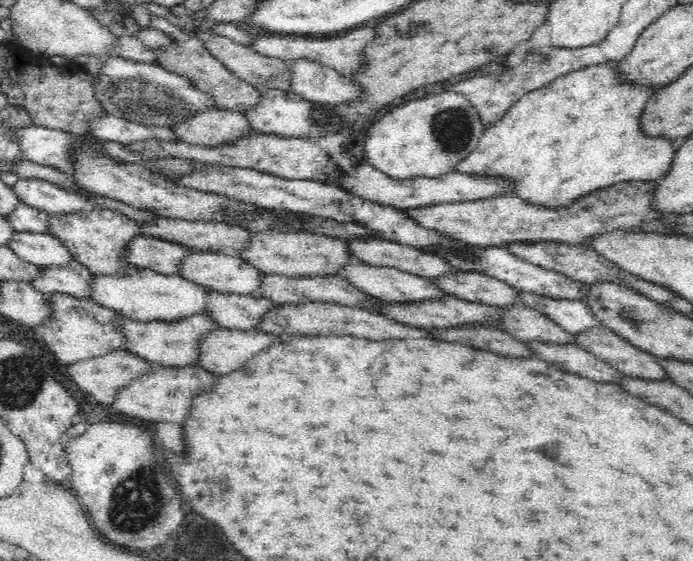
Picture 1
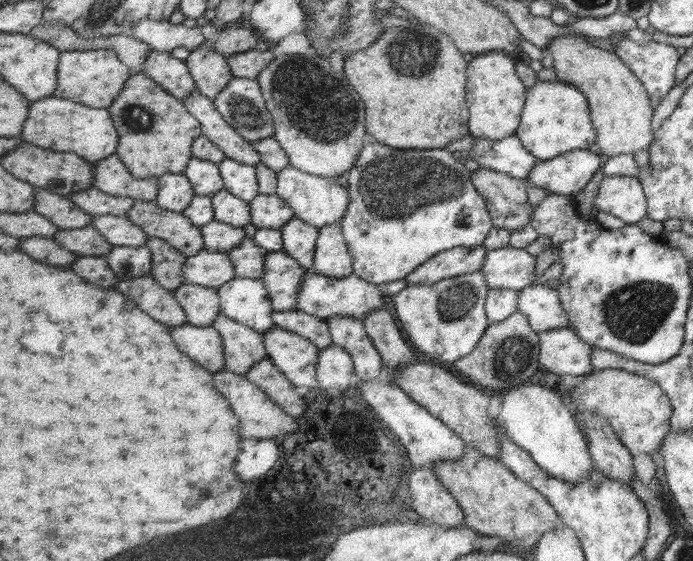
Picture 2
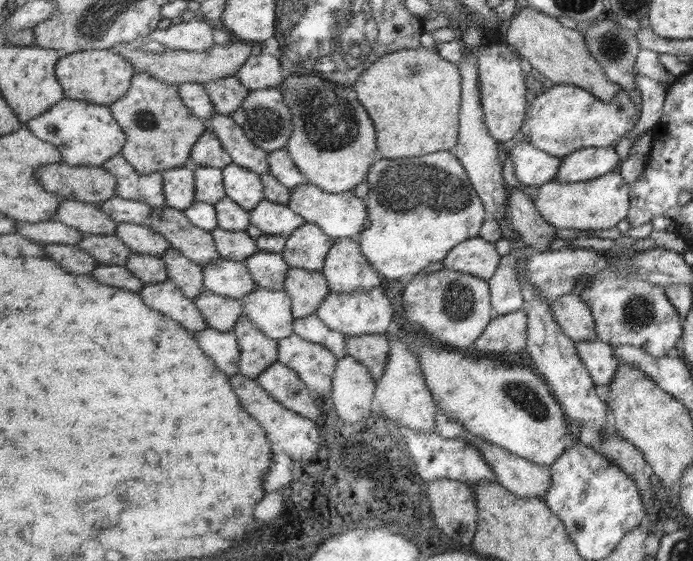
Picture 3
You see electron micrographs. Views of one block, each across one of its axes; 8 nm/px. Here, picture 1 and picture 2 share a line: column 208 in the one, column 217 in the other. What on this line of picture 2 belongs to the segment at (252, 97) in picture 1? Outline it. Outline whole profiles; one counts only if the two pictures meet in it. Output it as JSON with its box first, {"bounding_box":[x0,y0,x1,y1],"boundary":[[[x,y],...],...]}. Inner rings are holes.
{"bounding_box":[185,38,233,100],"boundary":[[[209,38],[200,48],[191,51],[185,62],[196,80],[197,90],[211,100],[215,100],[229,86],[233,77],[228,59],[217,53],[215,41]]]}

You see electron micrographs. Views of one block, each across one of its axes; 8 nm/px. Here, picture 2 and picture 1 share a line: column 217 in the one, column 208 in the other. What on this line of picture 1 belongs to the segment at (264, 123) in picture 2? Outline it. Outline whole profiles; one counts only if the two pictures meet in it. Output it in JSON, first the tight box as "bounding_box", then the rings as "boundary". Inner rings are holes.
{"bounding_box":[96,57,215,127],"boundary":[[[120,57],[104,59],[96,80],[96,98],[105,112],[142,125],[174,127],[189,114],[208,110],[215,102],[198,91],[188,79],[178,76],[158,64],[125,60]]]}

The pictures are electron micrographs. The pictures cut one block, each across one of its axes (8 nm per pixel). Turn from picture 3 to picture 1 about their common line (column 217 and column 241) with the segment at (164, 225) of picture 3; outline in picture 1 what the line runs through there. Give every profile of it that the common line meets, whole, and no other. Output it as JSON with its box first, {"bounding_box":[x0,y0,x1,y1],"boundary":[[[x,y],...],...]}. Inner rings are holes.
{"bounding_box":[238,230,354,276],"boundary":[[[264,230],[252,232],[250,242],[244,250],[240,250],[238,257],[247,264],[256,267],[263,274],[282,274],[284,276],[324,276],[336,275],[340,268],[354,262],[348,253],[346,241],[332,238],[318,233],[284,232],[282,230]]]}

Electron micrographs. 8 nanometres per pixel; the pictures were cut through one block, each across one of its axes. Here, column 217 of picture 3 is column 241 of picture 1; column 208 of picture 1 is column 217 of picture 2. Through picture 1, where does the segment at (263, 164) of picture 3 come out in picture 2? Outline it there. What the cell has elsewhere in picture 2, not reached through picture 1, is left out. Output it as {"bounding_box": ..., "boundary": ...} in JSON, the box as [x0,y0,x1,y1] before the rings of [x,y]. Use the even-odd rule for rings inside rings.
{"bounding_box":[184,90,261,166],"boundary":[[[197,90],[184,98],[184,102],[188,111],[201,122],[202,134],[212,140],[227,157],[253,166],[261,163],[261,155],[253,143],[224,120],[214,100]]]}

